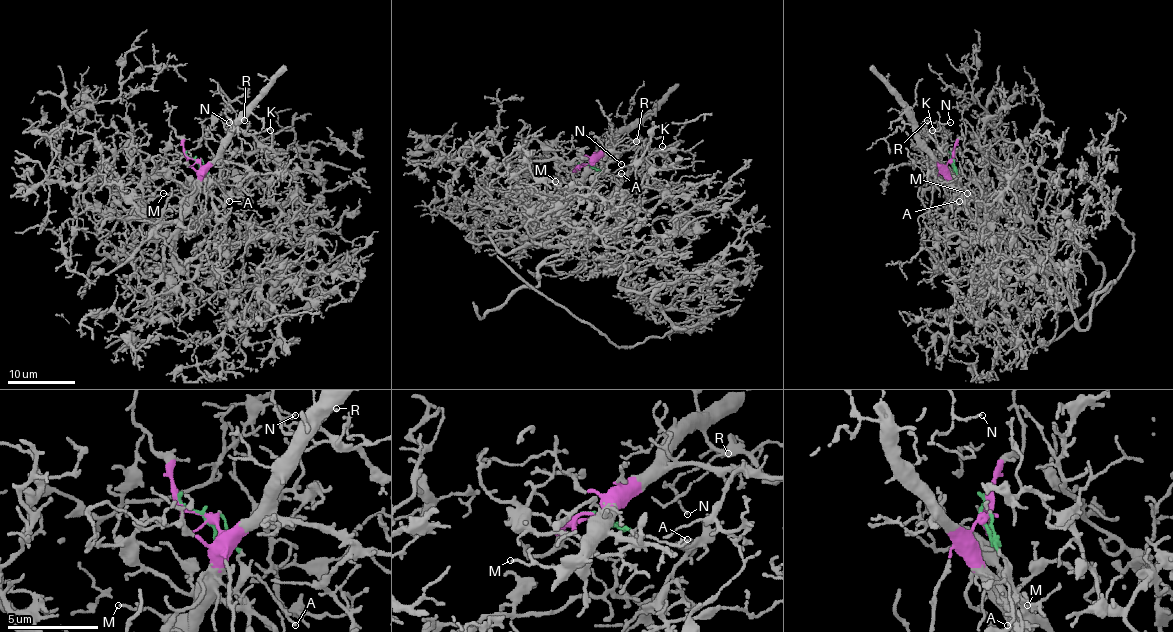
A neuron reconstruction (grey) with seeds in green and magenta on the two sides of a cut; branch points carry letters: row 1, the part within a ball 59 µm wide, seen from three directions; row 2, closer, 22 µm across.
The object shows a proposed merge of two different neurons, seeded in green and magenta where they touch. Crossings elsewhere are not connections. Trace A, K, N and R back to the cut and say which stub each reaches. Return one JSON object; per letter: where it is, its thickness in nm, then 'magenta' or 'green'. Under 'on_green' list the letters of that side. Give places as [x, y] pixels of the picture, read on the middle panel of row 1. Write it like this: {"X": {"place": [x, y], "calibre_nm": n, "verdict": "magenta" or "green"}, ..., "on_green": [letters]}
{"A": {"place": [621, 173], "calibre_nm": 120, "verdict": "green"}, "K": {"place": [662, 146], "calibre_nm": 180, "verdict": "magenta"}, "N": {"place": [621, 164], "calibre_nm": 90, "verdict": "magenta"}, "R": {"place": [636, 141], "calibre_nm": 140, "verdict": "magenta"}, "on_green": ["A"]}

